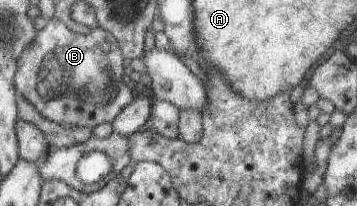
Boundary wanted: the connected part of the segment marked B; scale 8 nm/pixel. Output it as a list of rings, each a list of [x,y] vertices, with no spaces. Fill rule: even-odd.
[[[55,16],[25,50],[17,87],[38,107],[39,116],[61,125],[94,129],[102,122],[113,122],[136,96],[122,81],[123,72],[124,56],[111,32],[96,27],[90,36],[81,35]]]

